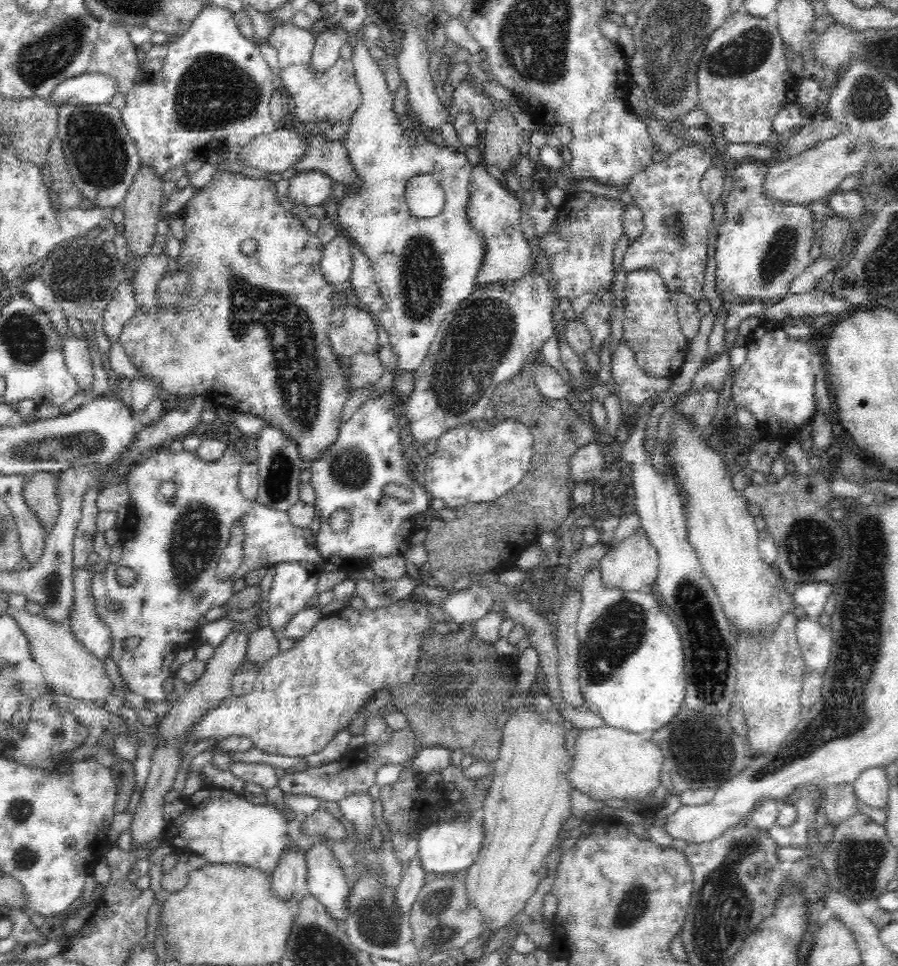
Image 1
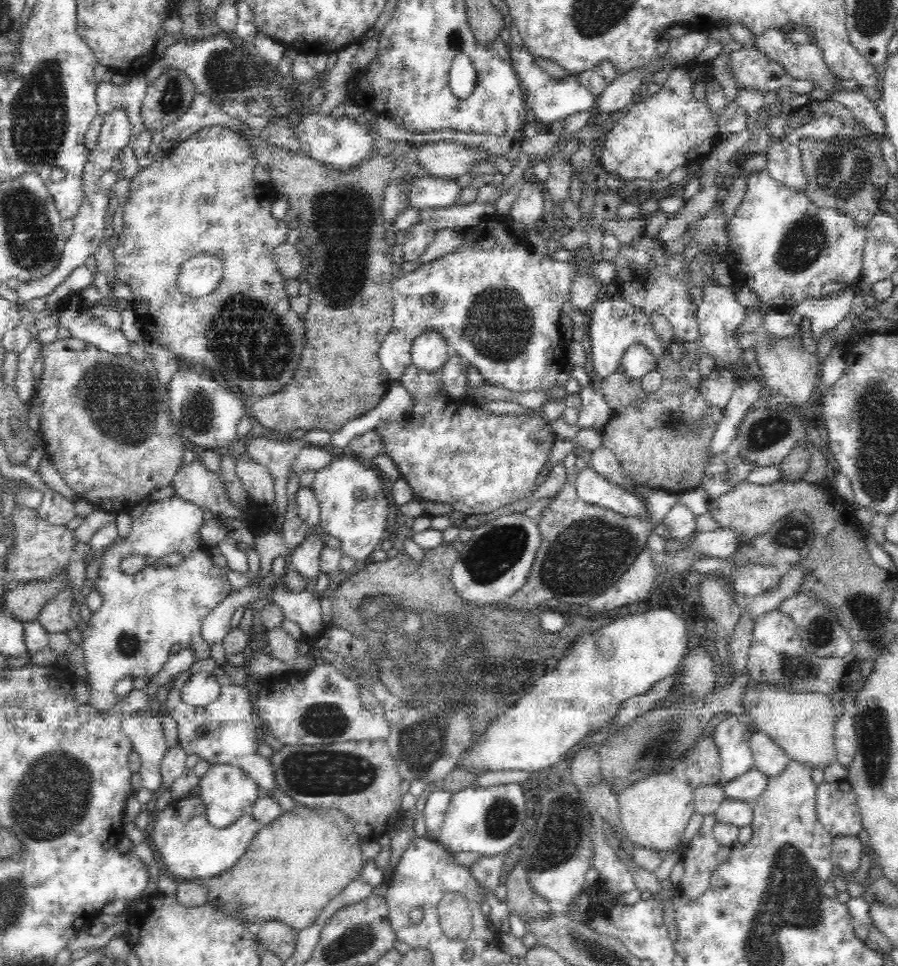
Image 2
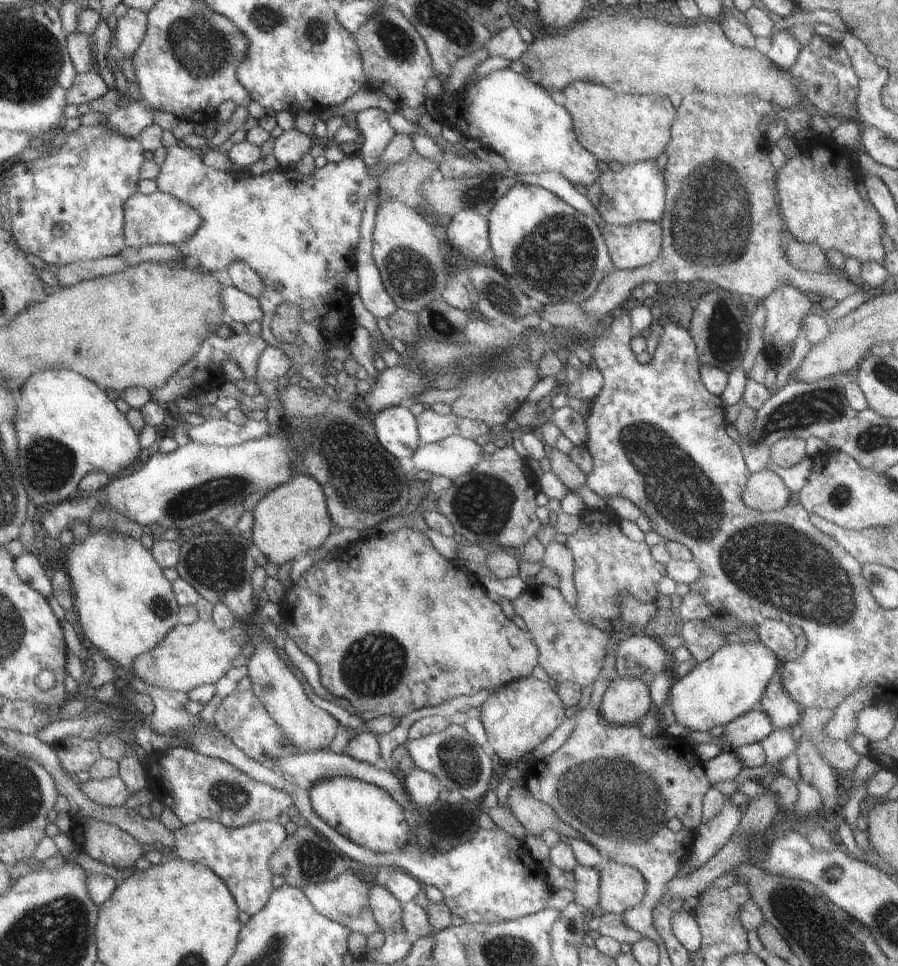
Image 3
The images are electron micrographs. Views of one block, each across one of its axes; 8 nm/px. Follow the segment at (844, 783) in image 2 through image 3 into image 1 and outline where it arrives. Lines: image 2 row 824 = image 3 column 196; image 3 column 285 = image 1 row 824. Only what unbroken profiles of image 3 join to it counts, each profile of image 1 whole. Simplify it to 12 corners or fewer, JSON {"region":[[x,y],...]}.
{"region":[[852,784],[832,786],[826,796],[826,818],[838,826],[856,814]]}

